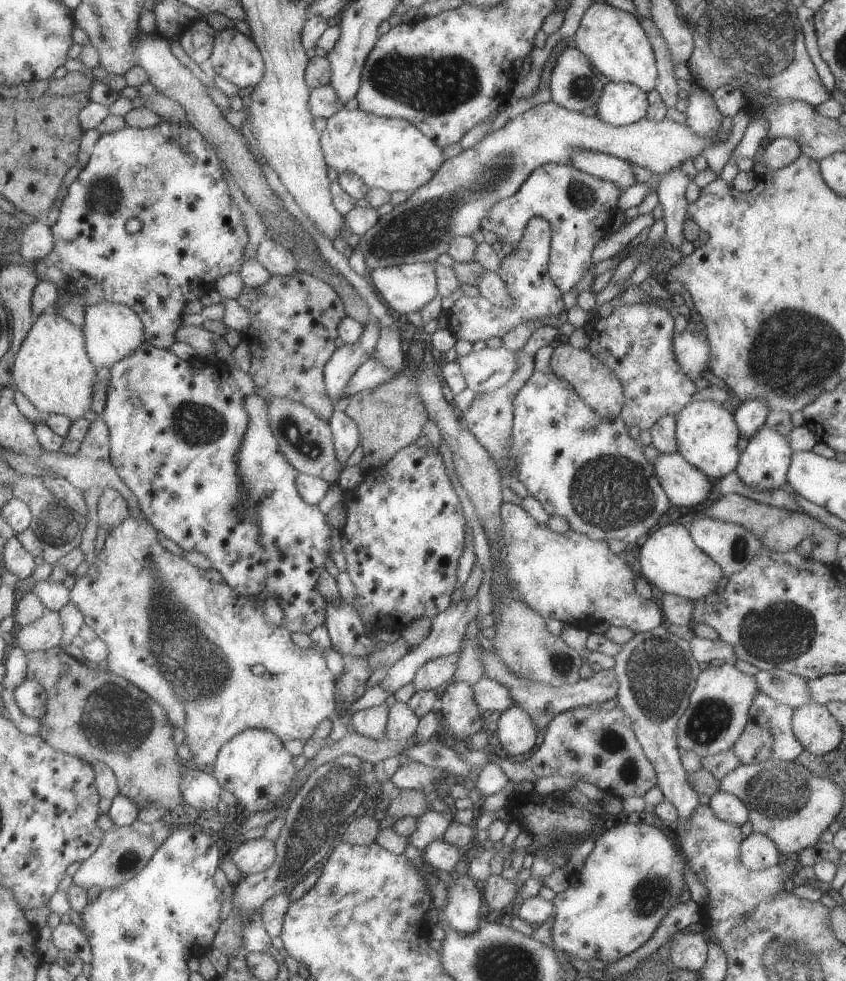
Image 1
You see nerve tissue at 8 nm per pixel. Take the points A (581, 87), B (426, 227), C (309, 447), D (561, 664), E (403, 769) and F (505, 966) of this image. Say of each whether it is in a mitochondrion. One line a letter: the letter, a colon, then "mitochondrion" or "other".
A: mitochondrion
B: mitochondrion
C: mitochondrion
D: mitochondrion
E: other
F: mitochondrion

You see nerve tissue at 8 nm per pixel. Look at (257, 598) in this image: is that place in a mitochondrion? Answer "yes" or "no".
no

